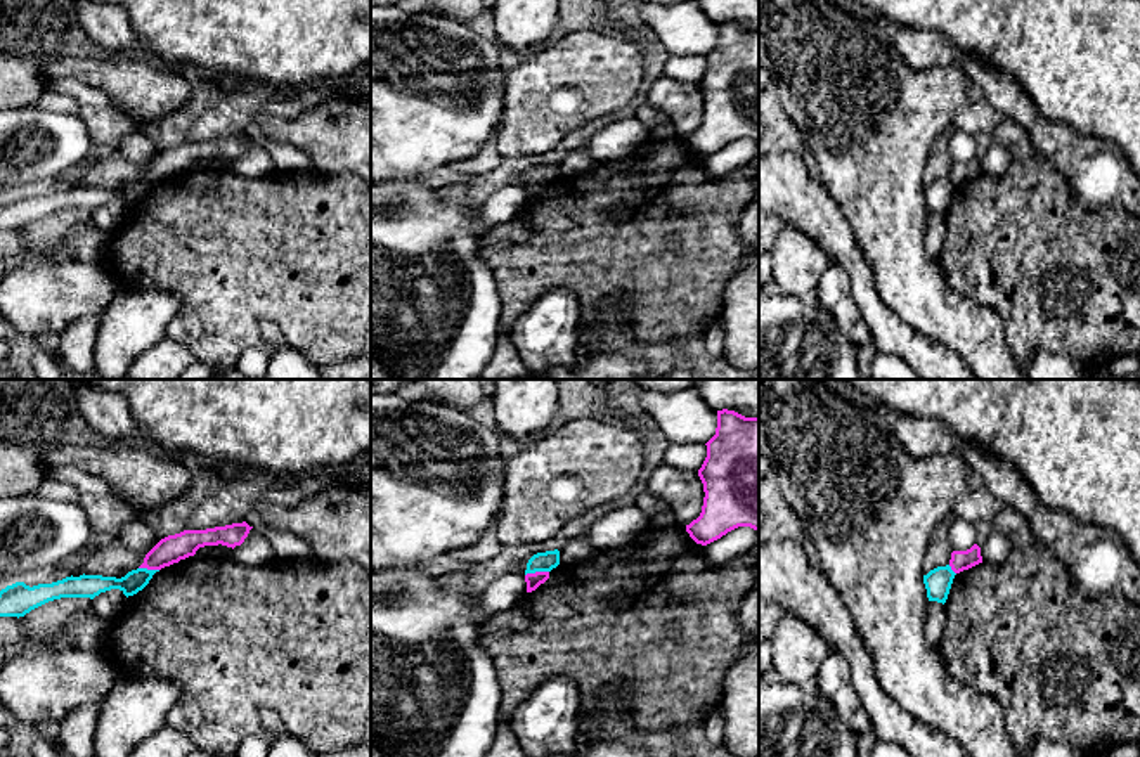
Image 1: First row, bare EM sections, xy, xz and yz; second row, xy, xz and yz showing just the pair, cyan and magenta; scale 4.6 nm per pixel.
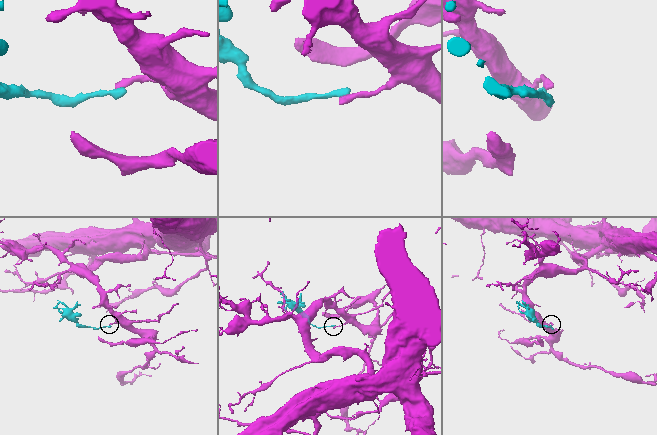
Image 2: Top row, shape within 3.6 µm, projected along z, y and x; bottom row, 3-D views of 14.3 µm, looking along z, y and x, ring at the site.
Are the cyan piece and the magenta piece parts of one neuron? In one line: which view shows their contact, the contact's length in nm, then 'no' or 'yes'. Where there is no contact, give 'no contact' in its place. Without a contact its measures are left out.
xz | 110 nm | no

